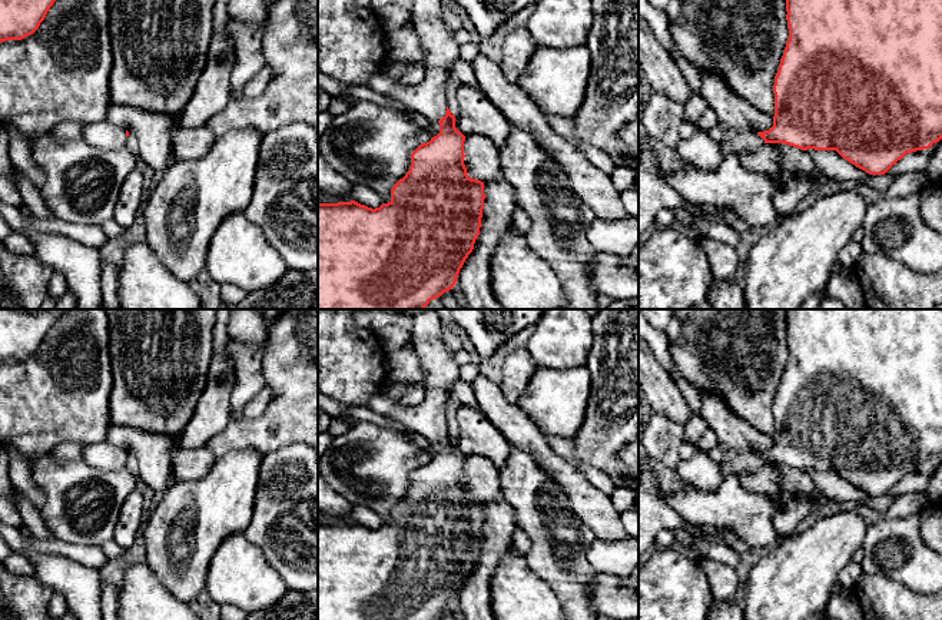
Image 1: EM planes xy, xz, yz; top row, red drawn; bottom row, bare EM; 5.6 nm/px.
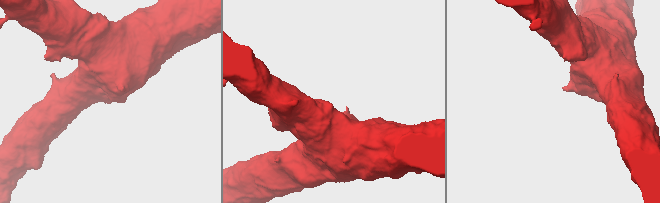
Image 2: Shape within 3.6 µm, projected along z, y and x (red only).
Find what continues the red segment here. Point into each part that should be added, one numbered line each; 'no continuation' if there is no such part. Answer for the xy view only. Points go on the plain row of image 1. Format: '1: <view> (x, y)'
1: xy (103, 456)

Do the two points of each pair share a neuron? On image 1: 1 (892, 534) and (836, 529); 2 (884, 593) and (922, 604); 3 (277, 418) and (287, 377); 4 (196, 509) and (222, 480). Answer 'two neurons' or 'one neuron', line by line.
1: two neurons
2: one neuron
3: one neuron
4: one neuron

